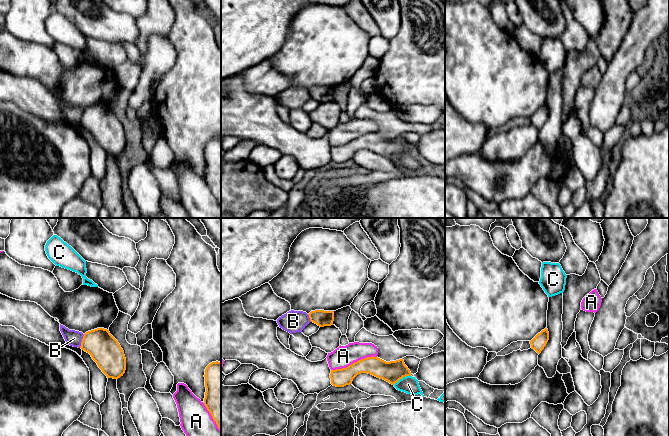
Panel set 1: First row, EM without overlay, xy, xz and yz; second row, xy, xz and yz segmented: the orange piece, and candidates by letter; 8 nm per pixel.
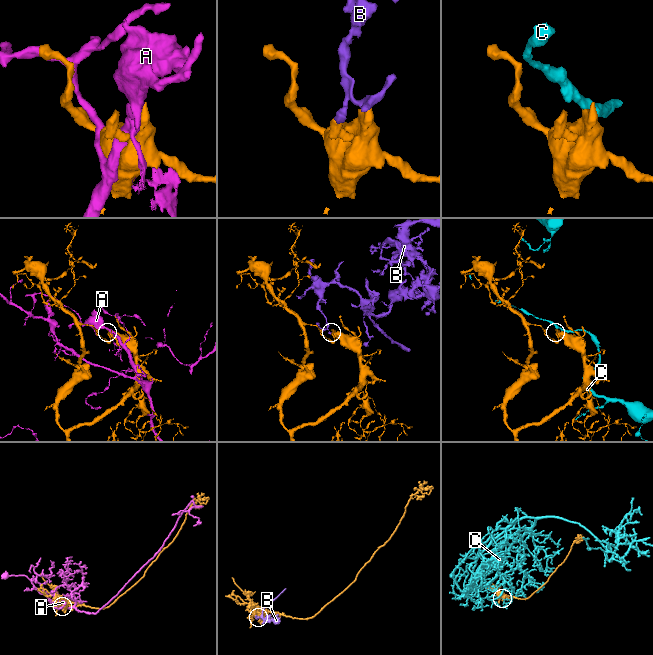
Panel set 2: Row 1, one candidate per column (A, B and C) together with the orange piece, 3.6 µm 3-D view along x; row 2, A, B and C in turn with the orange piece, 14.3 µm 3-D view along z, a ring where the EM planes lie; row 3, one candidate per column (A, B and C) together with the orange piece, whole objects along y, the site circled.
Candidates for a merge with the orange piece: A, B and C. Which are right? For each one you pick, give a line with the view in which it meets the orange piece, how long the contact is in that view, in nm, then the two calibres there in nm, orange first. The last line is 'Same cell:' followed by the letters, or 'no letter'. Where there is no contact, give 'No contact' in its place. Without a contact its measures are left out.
Same cell: no letter

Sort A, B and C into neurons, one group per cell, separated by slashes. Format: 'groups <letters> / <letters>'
groups A / B / C

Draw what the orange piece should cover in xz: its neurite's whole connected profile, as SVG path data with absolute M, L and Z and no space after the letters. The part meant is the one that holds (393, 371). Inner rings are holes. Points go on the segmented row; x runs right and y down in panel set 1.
M378 357L361 359L346 368L331 370L331 384L336 387L344 387L352 384L353 379L361 373L368 373L383 379L394 385L400 379L410 376L411 372L405 365L403 358L386 362Z

